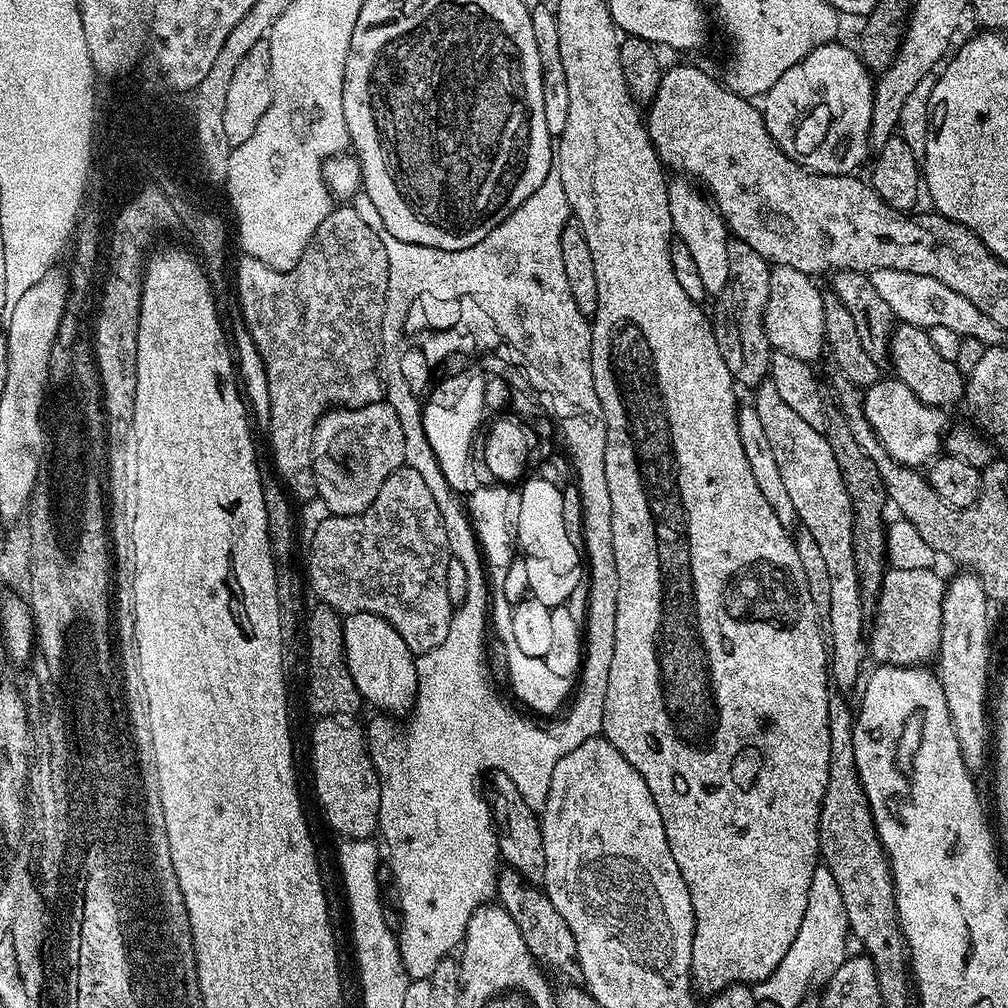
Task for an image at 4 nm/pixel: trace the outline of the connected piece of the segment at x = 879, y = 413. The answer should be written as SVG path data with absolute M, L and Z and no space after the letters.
M894 376L882 378L872 384L865 389L863 397L864 417L875 430L888 456L909 468L925 467L933 459L932 444L936 436L942 436L947 429L947 411L924 404L904 382Z

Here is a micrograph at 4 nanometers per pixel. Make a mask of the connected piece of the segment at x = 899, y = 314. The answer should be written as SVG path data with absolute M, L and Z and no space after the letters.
M875 270L870 274L874 290L878 290L878 298L890 306L893 317L901 324L913 324L916 328L930 329L932 326L946 326L954 330L961 338L978 339L985 346L999 344L1005 339L1004 332L995 323L993 317L982 314L970 298L962 298L962 294L954 294L950 286L942 286L936 278L926 278L922 274L910 274L902 270Z

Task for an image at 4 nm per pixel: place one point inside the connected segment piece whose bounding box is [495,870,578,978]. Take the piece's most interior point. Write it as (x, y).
(547, 937)

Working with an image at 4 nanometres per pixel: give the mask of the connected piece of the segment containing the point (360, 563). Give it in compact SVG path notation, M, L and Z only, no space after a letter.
M407 466L394 470L394 474L390 478L386 478L386 482L382 482L382 486L376 492L374 502L368 509L358 515L330 515L313 527L311 534L308 582L311 590L320 600L319 603L335 609L344 616L356 612L378 614L386 622L390 622L390 626L394 626L394 630L398 630L402 642L406 642L406 646L413 654L429 652L435 648L440 648L442 642L446 642L446 634L450 634L450 622L454 615L454 606L450 602L450 594L446 594L446 566L450 555L448 531L444 525L442 514L438 510L438 502L434 502L434 494L430 494L430 486L426 486L426 481L422 479L422 474L418 474L418 470Z

